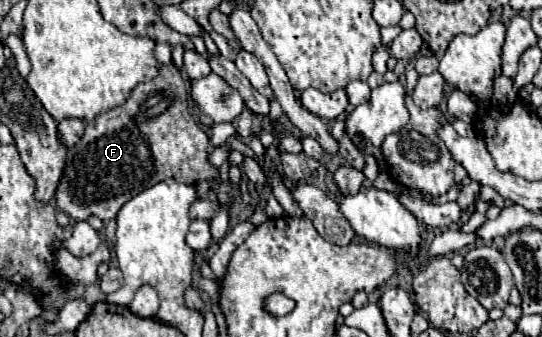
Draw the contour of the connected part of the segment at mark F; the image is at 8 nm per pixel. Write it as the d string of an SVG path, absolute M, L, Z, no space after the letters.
M160 65L160 75L150 83L140 83L124 105L86 123L82 139L68 149L56 205L76 221L96 215L108 223L128 199L158 181L171 177L188 185L216 181L218 169L208 163L208 147L208 135L188 111L188 93L180 71L174 65Z

